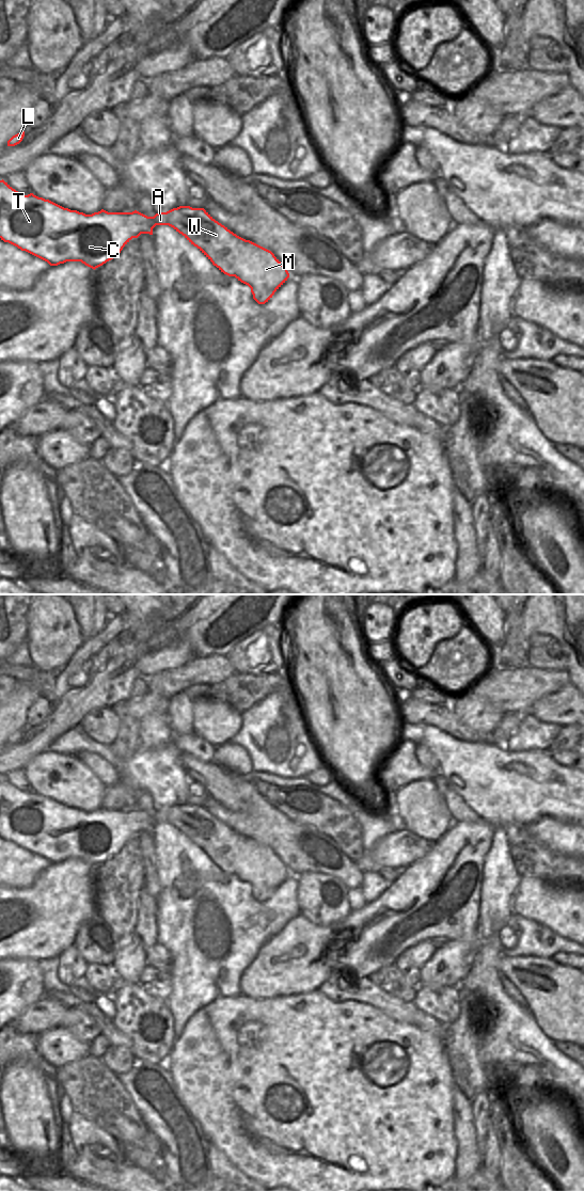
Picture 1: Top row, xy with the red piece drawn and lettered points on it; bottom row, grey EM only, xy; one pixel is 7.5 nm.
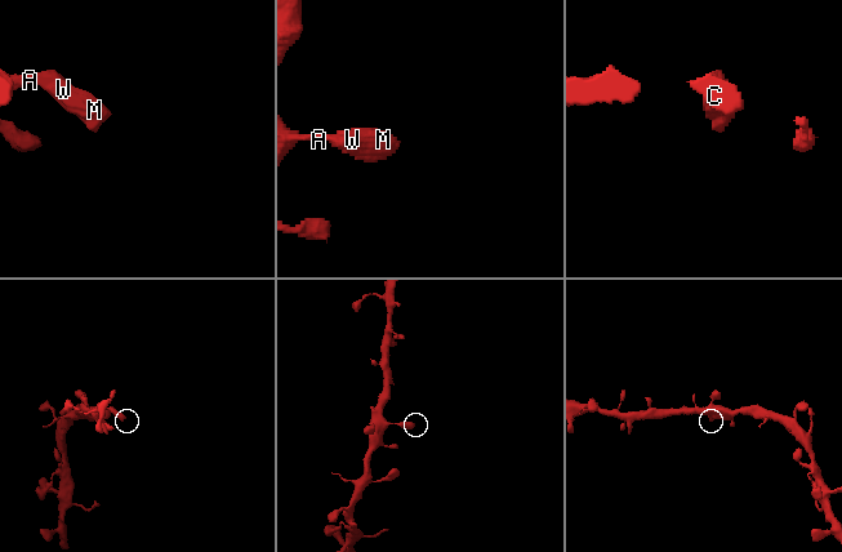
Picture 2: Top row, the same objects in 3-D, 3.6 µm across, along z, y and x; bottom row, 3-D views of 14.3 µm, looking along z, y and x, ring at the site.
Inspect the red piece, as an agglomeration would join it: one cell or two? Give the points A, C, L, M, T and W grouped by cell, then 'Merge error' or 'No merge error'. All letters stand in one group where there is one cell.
Groups: A C L M T W. No merge error.

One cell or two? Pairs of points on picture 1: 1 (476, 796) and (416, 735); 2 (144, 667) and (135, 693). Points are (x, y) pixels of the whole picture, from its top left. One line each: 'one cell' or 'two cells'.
1: one cell
2: two cells

